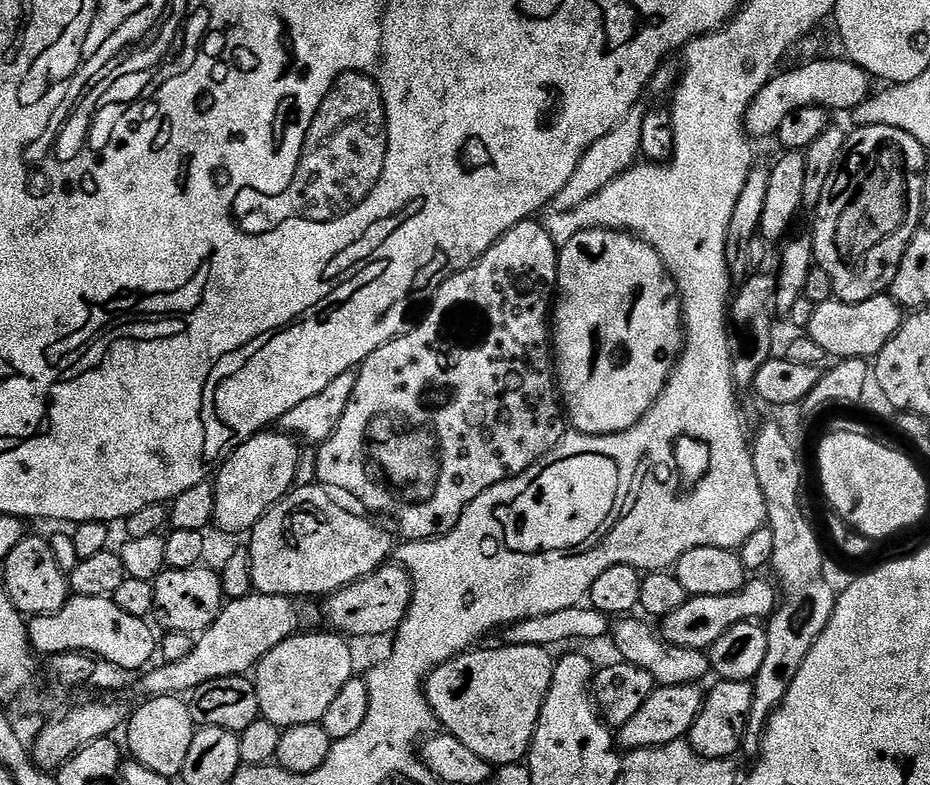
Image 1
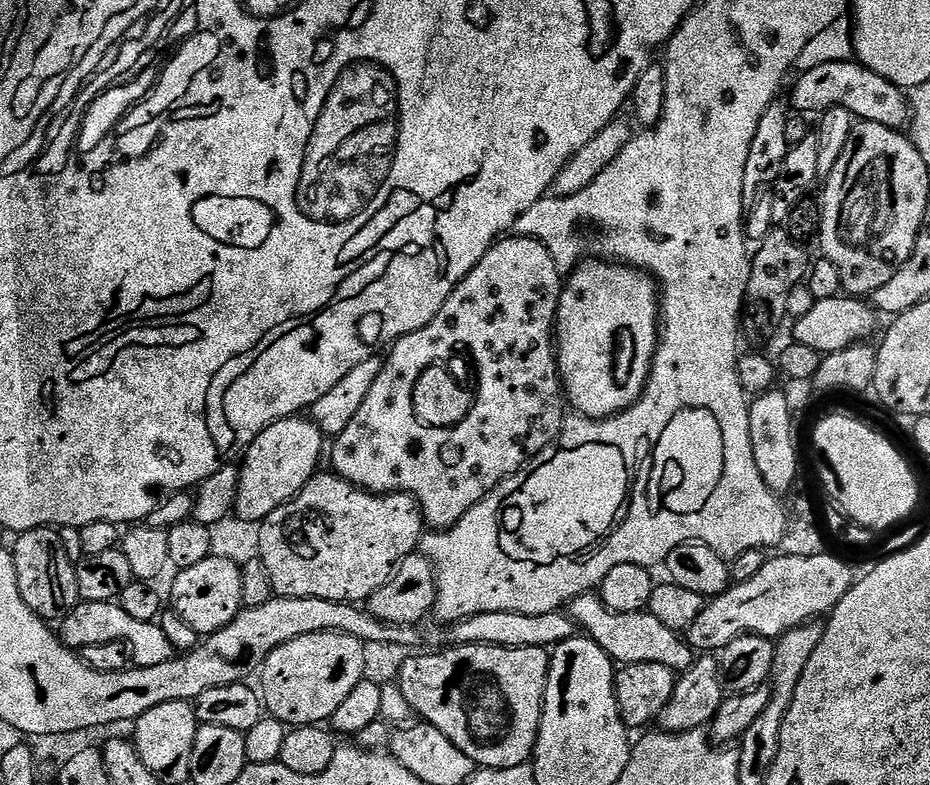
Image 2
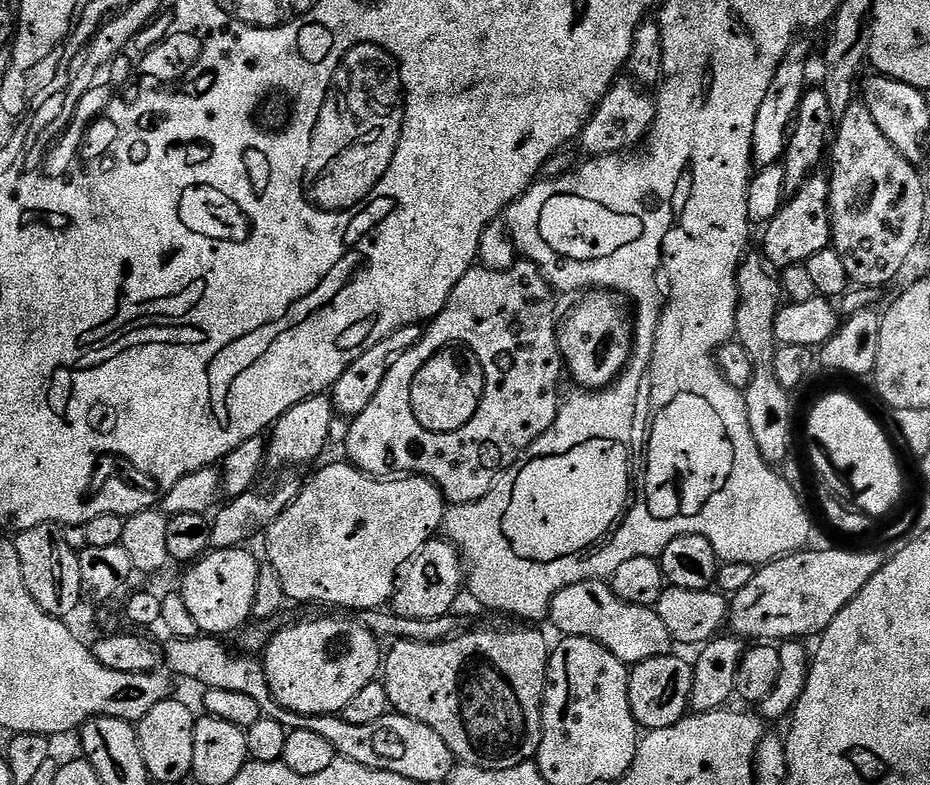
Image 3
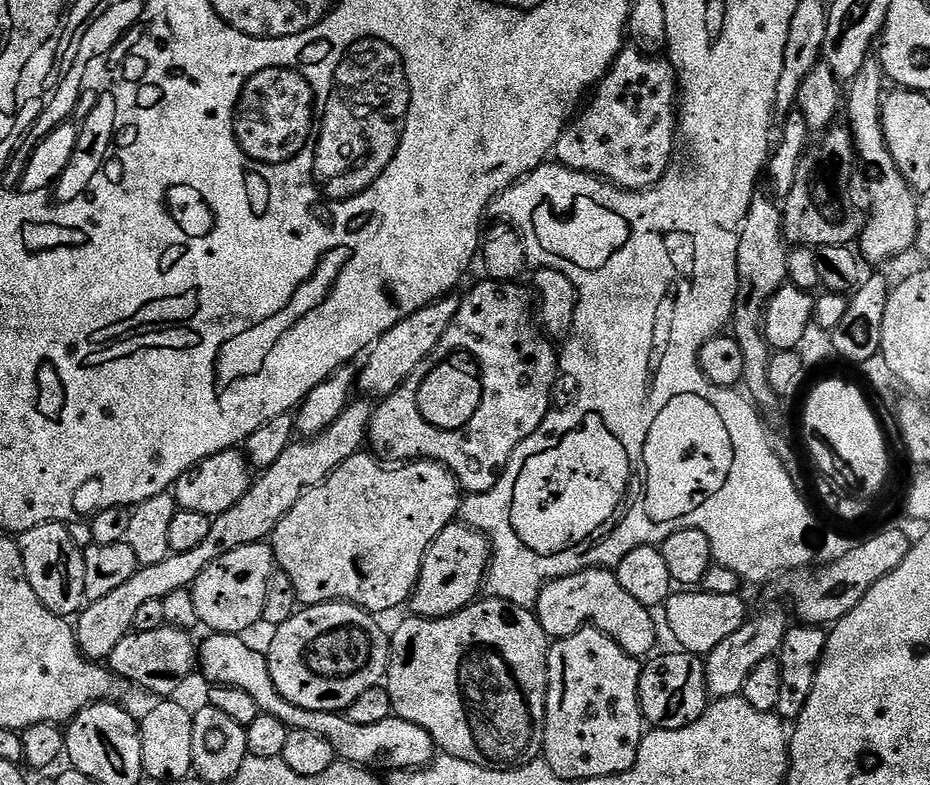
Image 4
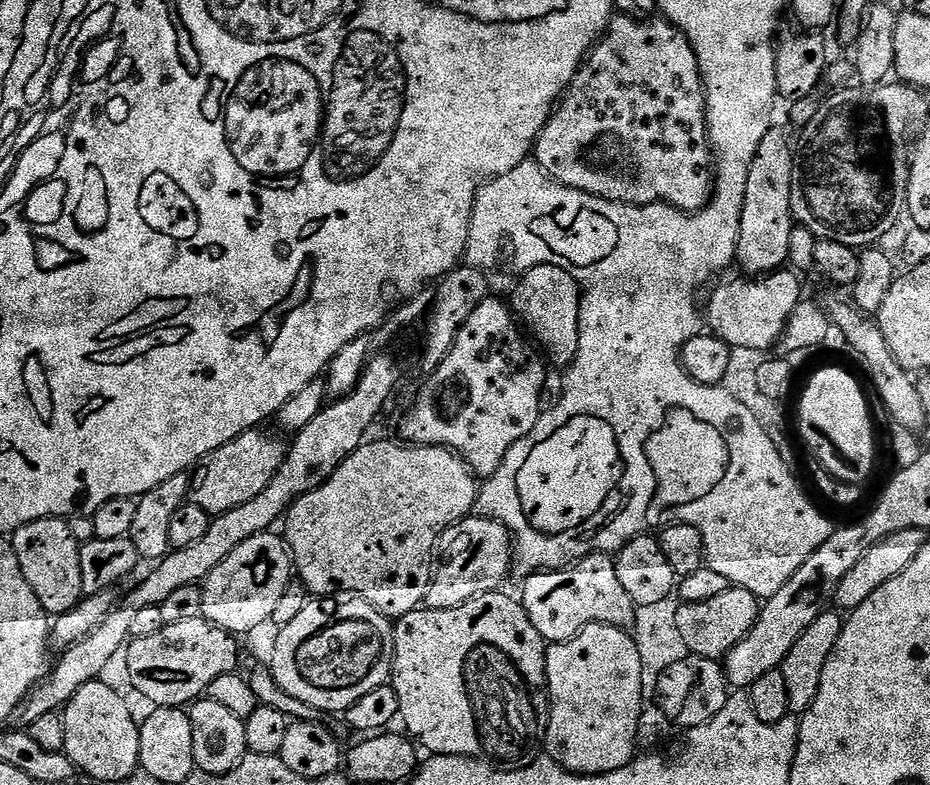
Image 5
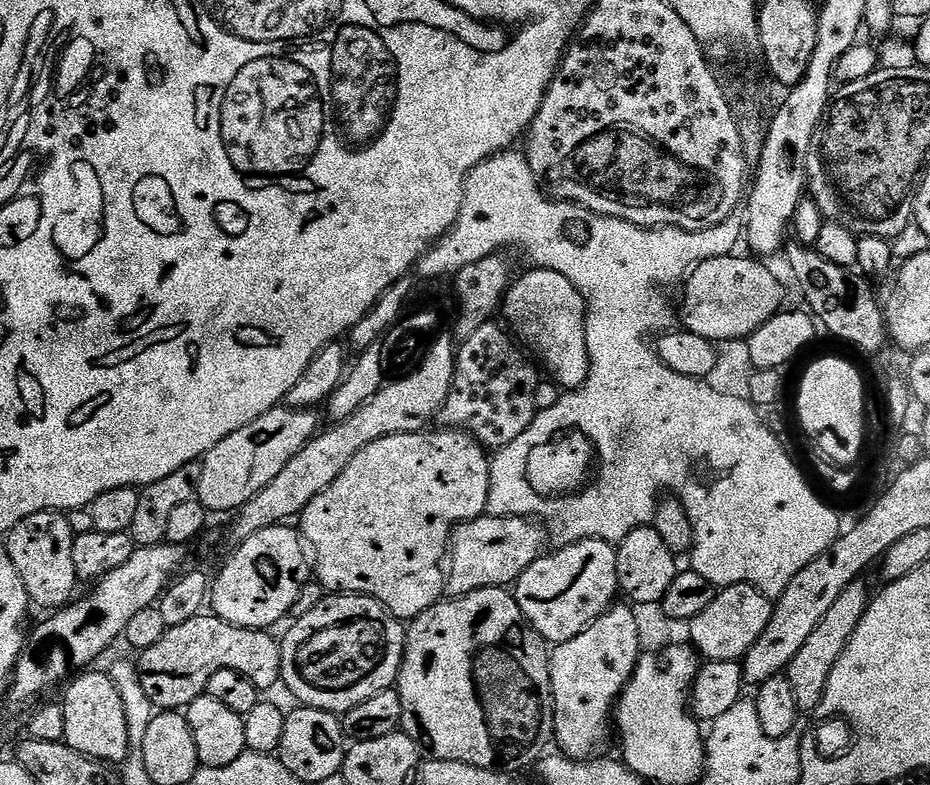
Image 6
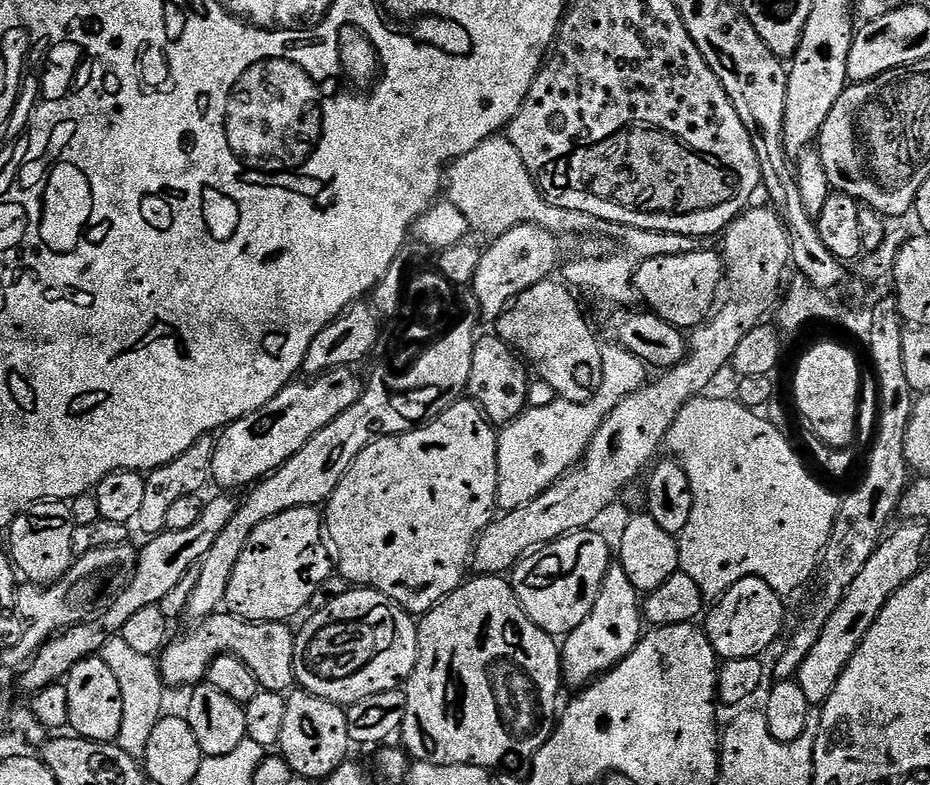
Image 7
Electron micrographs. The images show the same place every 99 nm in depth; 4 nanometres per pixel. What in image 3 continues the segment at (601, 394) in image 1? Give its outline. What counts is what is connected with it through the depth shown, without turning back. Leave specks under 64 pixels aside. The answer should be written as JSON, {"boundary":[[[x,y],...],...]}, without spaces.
{"boundary":[[[588,290],[577,302],[576,308],[568,312],[568,317],[558,324],[560,338],[560,358],[564,361],[567,375],[572,375],[584,390],[603,390],[620,379],[620,373],[628,367],[632,358],[632,341],[634,339],[634,324],[630,312],[624,309],[625,301],[612,290]]]}

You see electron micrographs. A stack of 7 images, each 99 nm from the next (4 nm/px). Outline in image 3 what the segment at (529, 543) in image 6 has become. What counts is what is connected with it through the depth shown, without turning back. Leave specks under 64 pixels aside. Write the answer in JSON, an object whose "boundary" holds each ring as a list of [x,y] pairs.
{"boundary":[[[433,538],[407,565],[396,593],[391,598],[390,608],[402,618],[442,618],[453,611],[460,588],[466,584],[466,569],[460,559],[460,551],[449,540]]]}

